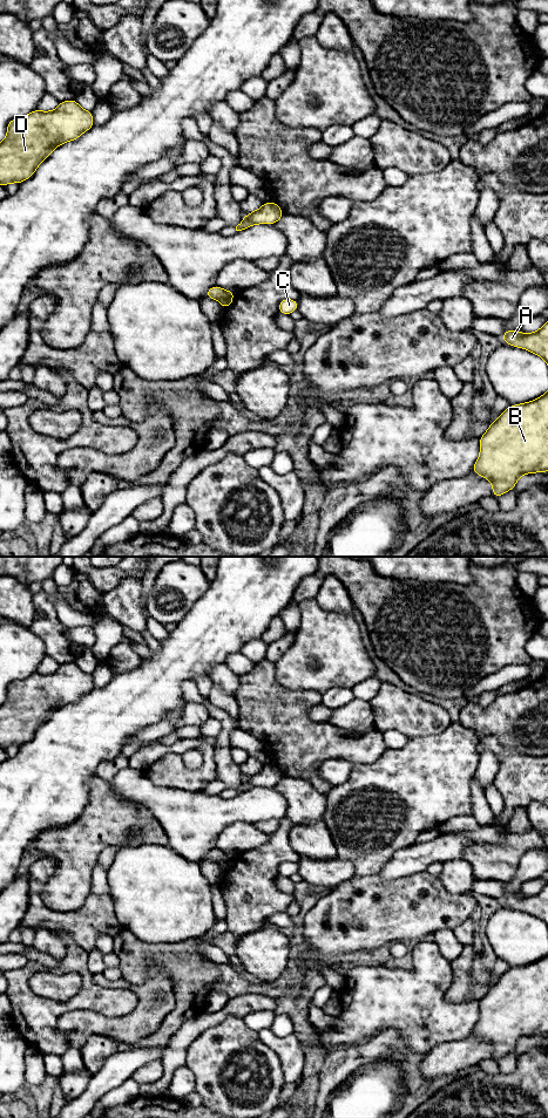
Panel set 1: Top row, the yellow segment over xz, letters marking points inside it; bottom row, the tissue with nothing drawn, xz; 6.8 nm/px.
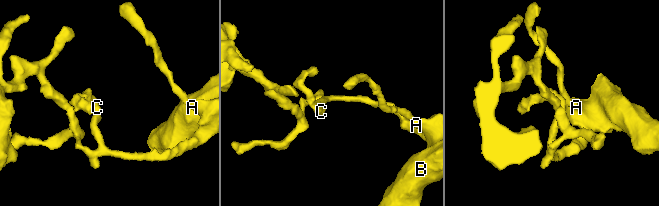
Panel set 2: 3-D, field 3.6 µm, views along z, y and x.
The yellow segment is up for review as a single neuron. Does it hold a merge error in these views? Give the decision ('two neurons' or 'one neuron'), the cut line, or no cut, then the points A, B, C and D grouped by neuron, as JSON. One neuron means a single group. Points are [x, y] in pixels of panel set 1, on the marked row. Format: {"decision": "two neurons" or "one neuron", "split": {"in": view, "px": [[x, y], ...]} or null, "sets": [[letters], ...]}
{"decision": "two neurons", "split": {"in": "xz", "px": [[225, 291], [218, 300]]}, "sets": [["A", "B", "C"], ["D"]]}

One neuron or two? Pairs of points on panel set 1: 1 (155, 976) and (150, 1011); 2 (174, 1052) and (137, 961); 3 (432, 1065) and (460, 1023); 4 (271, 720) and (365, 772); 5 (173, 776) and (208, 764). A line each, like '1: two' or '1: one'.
1: one
2: two
3: two
4: two
5: one

